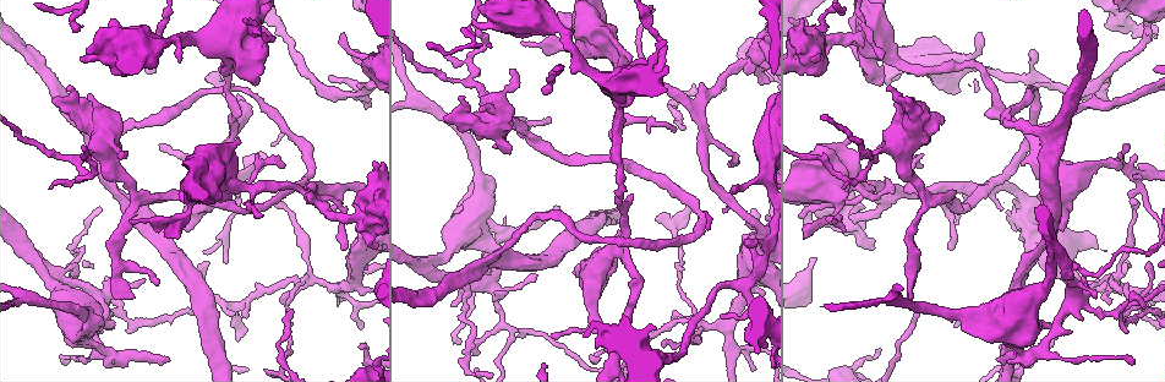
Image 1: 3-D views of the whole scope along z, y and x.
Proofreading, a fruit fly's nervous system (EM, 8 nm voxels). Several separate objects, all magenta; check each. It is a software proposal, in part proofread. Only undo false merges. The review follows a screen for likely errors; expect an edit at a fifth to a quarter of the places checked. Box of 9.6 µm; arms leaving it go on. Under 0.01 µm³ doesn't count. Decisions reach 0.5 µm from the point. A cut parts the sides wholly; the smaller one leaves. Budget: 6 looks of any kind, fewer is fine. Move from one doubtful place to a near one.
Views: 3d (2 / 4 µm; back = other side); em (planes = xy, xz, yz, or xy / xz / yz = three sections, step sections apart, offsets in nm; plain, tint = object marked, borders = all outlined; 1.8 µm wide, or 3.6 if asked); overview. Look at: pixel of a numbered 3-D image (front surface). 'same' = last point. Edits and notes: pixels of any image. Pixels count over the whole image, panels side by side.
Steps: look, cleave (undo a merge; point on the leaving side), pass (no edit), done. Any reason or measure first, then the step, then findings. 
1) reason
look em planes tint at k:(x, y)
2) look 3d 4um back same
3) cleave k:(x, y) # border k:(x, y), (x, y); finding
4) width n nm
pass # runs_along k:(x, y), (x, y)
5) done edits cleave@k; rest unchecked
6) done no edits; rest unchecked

abrupt turn
look em 3.6um planes plain at 1:(239, 26)

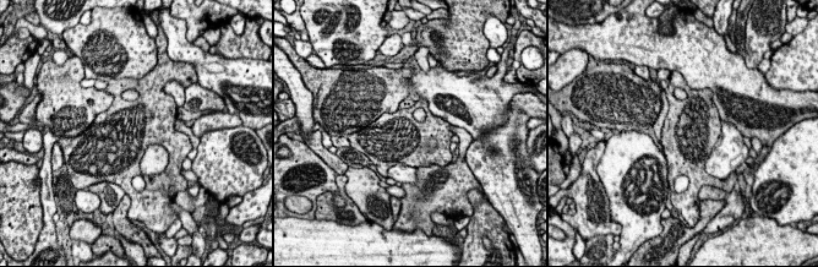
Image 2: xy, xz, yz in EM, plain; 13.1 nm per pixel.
what lies round it
look em 3.6um planes borders same

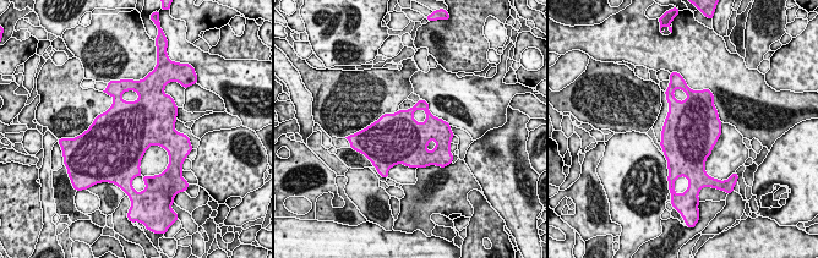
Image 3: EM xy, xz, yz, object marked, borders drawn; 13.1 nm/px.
pass # one neuron here

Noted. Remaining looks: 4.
sudden change in width
look 3d 2um back at 1:(361, 216)

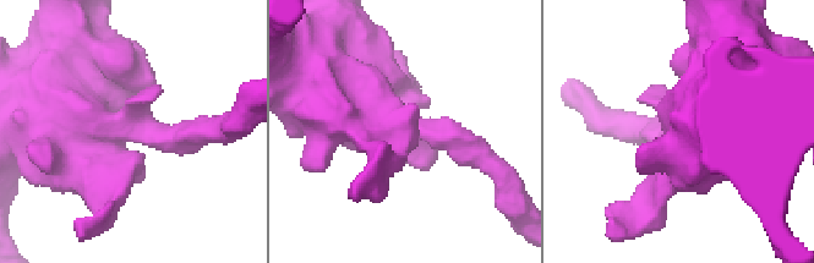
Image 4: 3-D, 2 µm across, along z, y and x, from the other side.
look em yz step 8 plain at 4:(134, 132)

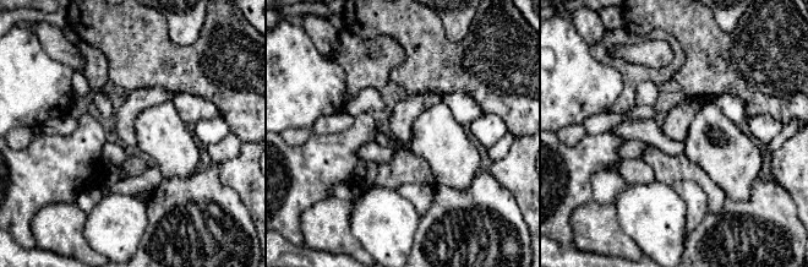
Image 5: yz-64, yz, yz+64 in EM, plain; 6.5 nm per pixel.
look em yz step 8 tint same

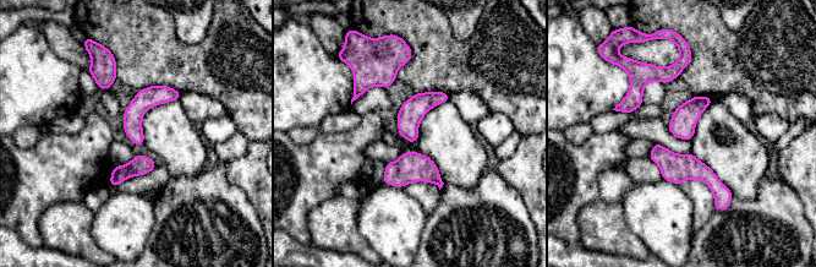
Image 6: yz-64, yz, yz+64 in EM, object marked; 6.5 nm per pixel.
width 130 nm
pass # runs_along 6:(176, 94), (136, 113), (136, 141); one neuron here

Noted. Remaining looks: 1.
done no edits; rest unchecked

